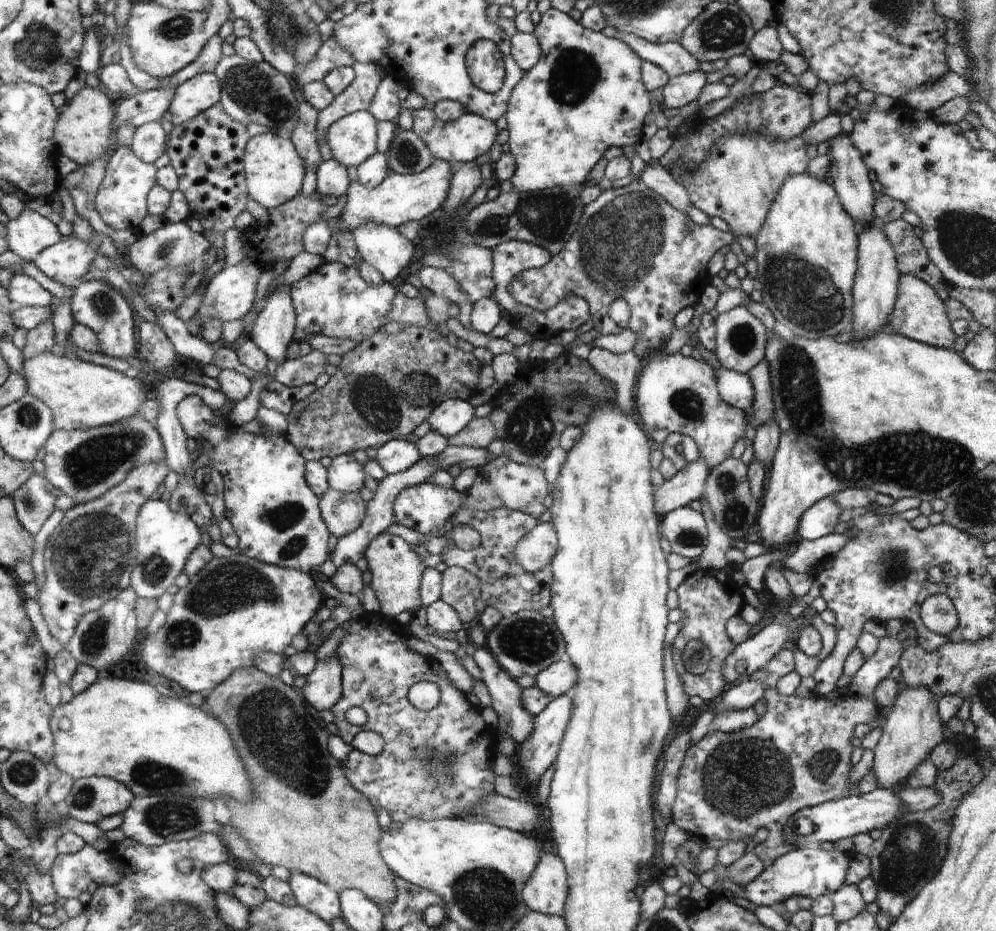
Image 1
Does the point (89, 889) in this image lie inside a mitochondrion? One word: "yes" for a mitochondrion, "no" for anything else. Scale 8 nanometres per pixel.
no

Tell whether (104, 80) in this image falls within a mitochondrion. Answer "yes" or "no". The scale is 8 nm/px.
no

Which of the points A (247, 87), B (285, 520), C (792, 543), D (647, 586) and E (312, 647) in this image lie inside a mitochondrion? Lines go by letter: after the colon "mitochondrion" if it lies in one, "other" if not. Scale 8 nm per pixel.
A: mitochondrion
B: mitochondrion
C: other
D: other
E: other

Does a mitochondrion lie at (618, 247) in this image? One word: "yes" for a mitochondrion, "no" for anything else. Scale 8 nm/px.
yes

